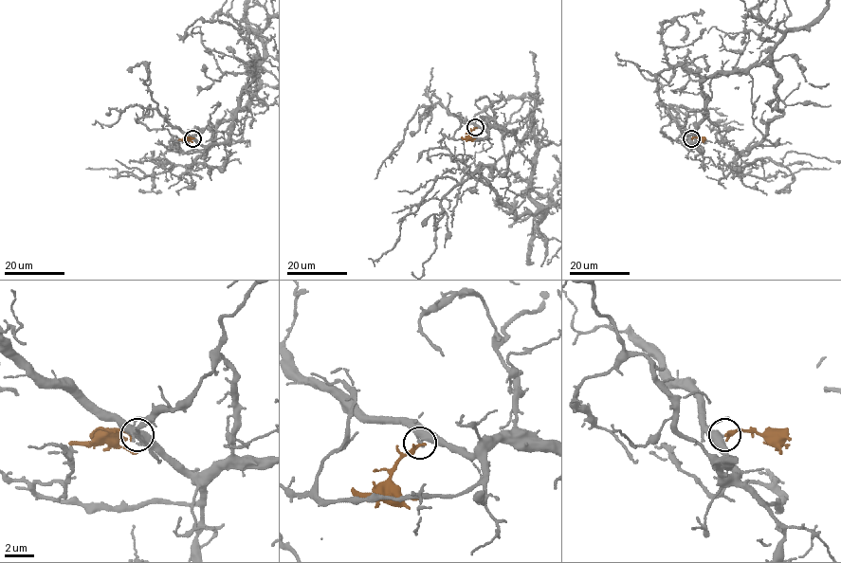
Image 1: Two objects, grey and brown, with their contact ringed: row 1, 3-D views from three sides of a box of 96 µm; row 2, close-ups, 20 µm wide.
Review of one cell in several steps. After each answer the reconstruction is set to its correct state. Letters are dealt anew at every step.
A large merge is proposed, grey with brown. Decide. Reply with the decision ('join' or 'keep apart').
keep apart

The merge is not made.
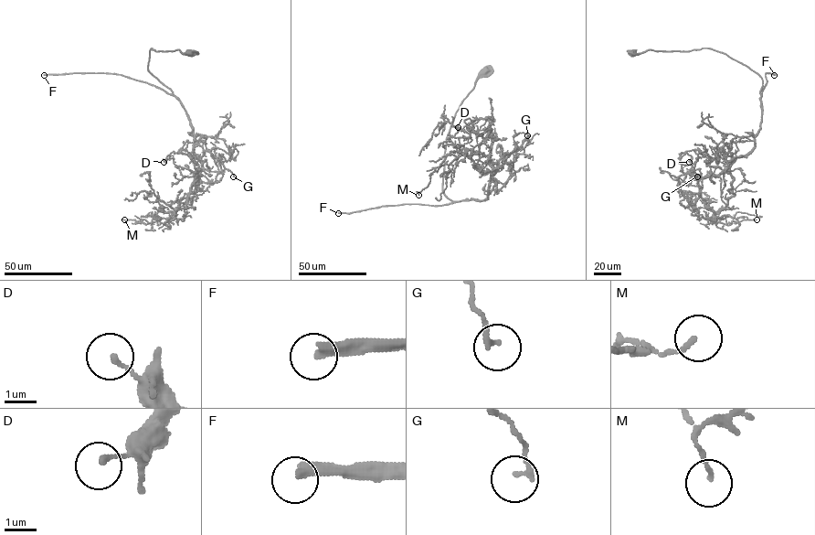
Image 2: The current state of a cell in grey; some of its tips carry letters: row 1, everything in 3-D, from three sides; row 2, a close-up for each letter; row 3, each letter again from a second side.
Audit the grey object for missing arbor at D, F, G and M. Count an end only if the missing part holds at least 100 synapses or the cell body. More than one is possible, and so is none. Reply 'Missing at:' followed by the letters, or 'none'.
Missing at: F

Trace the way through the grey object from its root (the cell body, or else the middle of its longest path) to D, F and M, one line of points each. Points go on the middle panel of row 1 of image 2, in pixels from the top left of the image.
D: (483, 72), (447, 137), (442, 191), (454, 201), (484, 200), (496, 170), (489, 163), (493, 120), (458, 127)
F: (483, 72), (460, 106), (446, 138), (442, 191), (451, 200), (468, 200), (439, 206), (382, 206), (338, 213)
M: (483, 72), (447, 137), (442, 191), (487, 198), (496, 168), (481, 173), (465, 152), (448, 155), (418, 195)

